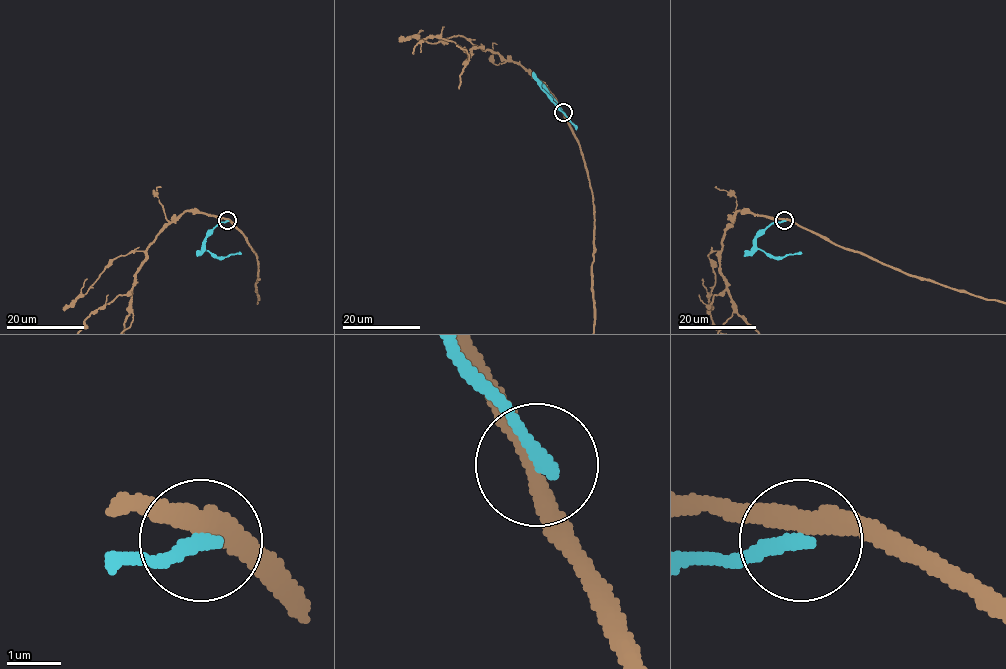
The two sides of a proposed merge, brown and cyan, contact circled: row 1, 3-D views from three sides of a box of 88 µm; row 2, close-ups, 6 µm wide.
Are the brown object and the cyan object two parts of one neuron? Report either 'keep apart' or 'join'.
keep apart

